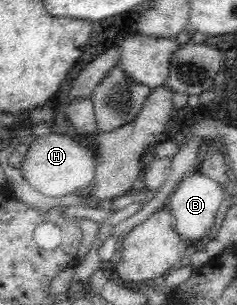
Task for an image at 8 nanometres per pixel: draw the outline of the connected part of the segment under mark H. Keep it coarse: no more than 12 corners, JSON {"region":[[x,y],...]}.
{"region":[[49,133],[30,142],[22,177],[45,196],[87,191],[85,144]]}

